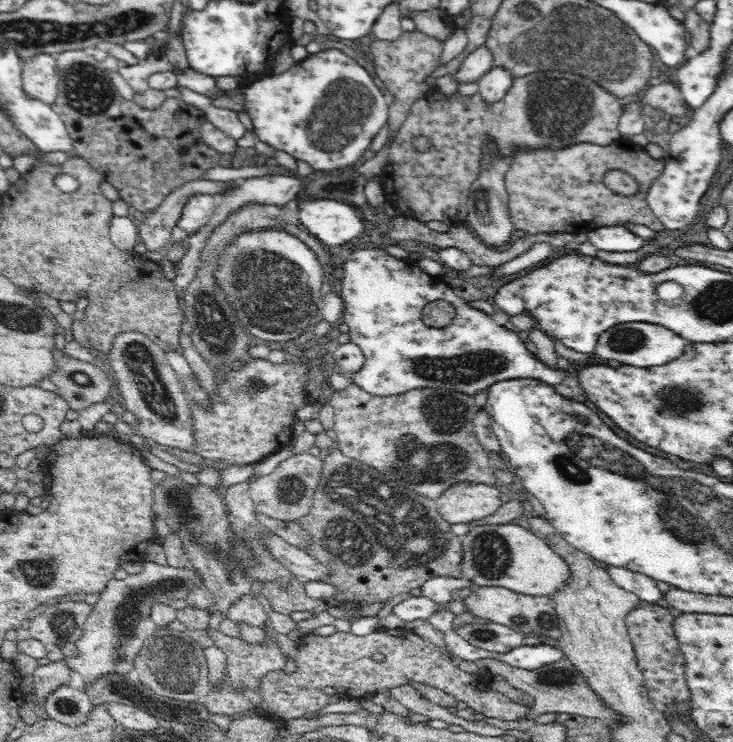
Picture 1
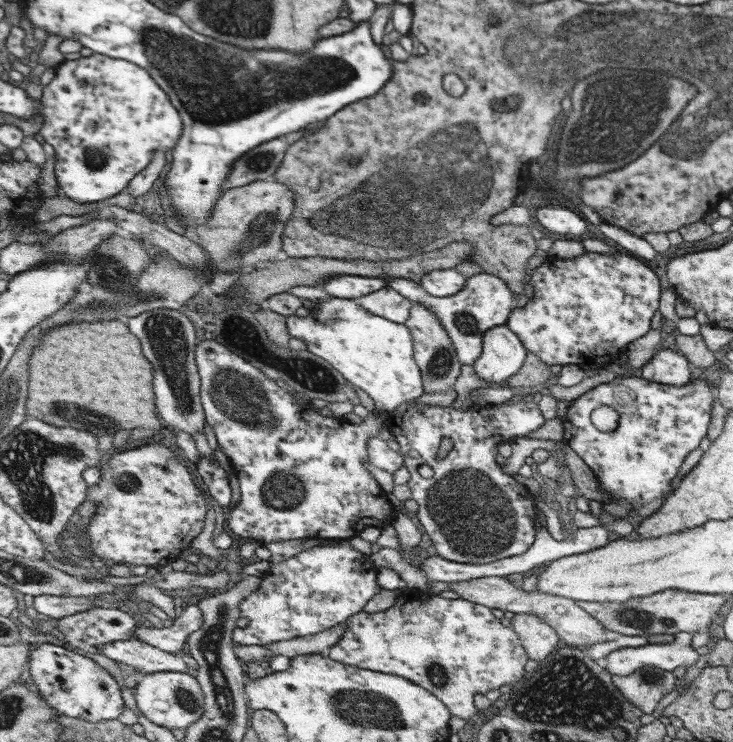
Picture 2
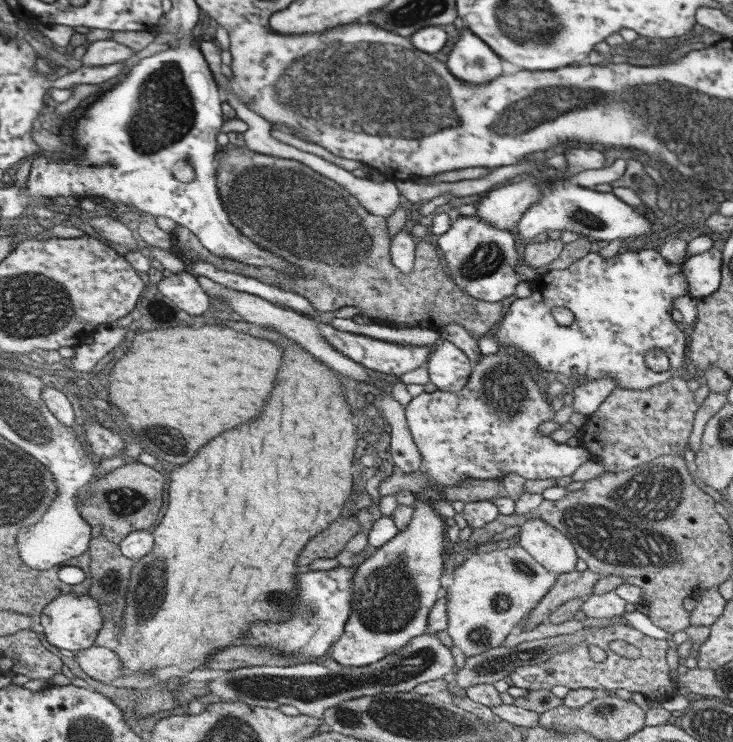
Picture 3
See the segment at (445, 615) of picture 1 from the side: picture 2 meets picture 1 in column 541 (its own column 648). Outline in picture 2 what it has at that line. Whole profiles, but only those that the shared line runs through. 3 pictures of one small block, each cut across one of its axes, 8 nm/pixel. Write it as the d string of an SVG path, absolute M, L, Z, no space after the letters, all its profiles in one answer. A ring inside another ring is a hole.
M680 632L670 643L650 644L620 648L610 652L606 658L606 670L616 676L628 676L644 667L673 671L678 666L686 668L696 665L700 654L693 648L694 634Z

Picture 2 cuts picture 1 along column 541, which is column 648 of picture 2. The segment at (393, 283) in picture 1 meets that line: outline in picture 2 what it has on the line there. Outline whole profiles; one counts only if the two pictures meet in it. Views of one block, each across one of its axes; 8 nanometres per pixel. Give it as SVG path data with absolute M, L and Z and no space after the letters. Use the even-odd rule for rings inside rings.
M670 343L664 349L652 356L647 364L640 370L640 376L659 385L682 386L689 384L692 378L690 363L678 350Z

